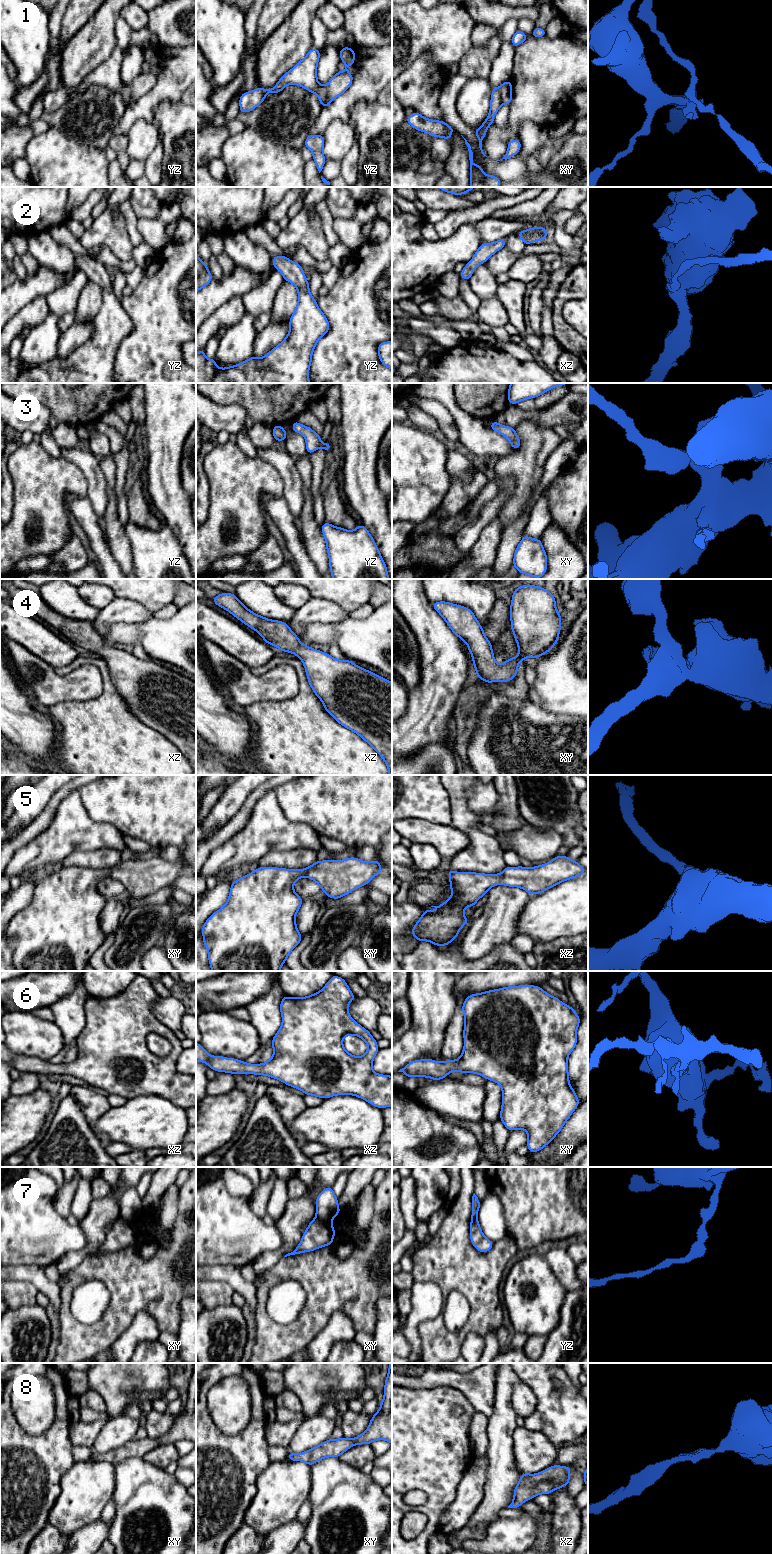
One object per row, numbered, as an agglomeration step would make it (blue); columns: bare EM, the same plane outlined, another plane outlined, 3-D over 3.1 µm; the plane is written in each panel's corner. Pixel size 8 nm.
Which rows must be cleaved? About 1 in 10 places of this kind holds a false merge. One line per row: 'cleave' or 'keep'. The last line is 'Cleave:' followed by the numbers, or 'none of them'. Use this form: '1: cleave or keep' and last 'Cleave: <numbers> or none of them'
1: cleave
2: keep
3: keep
4: keep
5: keep
6: keep
7: cleave
8: keep
Cleave: 1, 7

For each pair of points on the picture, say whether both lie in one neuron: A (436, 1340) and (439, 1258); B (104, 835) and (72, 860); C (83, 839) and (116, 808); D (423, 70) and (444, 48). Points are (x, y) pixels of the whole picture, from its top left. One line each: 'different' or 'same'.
A: same
B: different
C: different
D: different

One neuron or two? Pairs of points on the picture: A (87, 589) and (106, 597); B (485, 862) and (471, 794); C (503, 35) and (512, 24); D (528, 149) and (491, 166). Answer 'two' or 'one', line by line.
A: one
B: two
C: one
D: one

